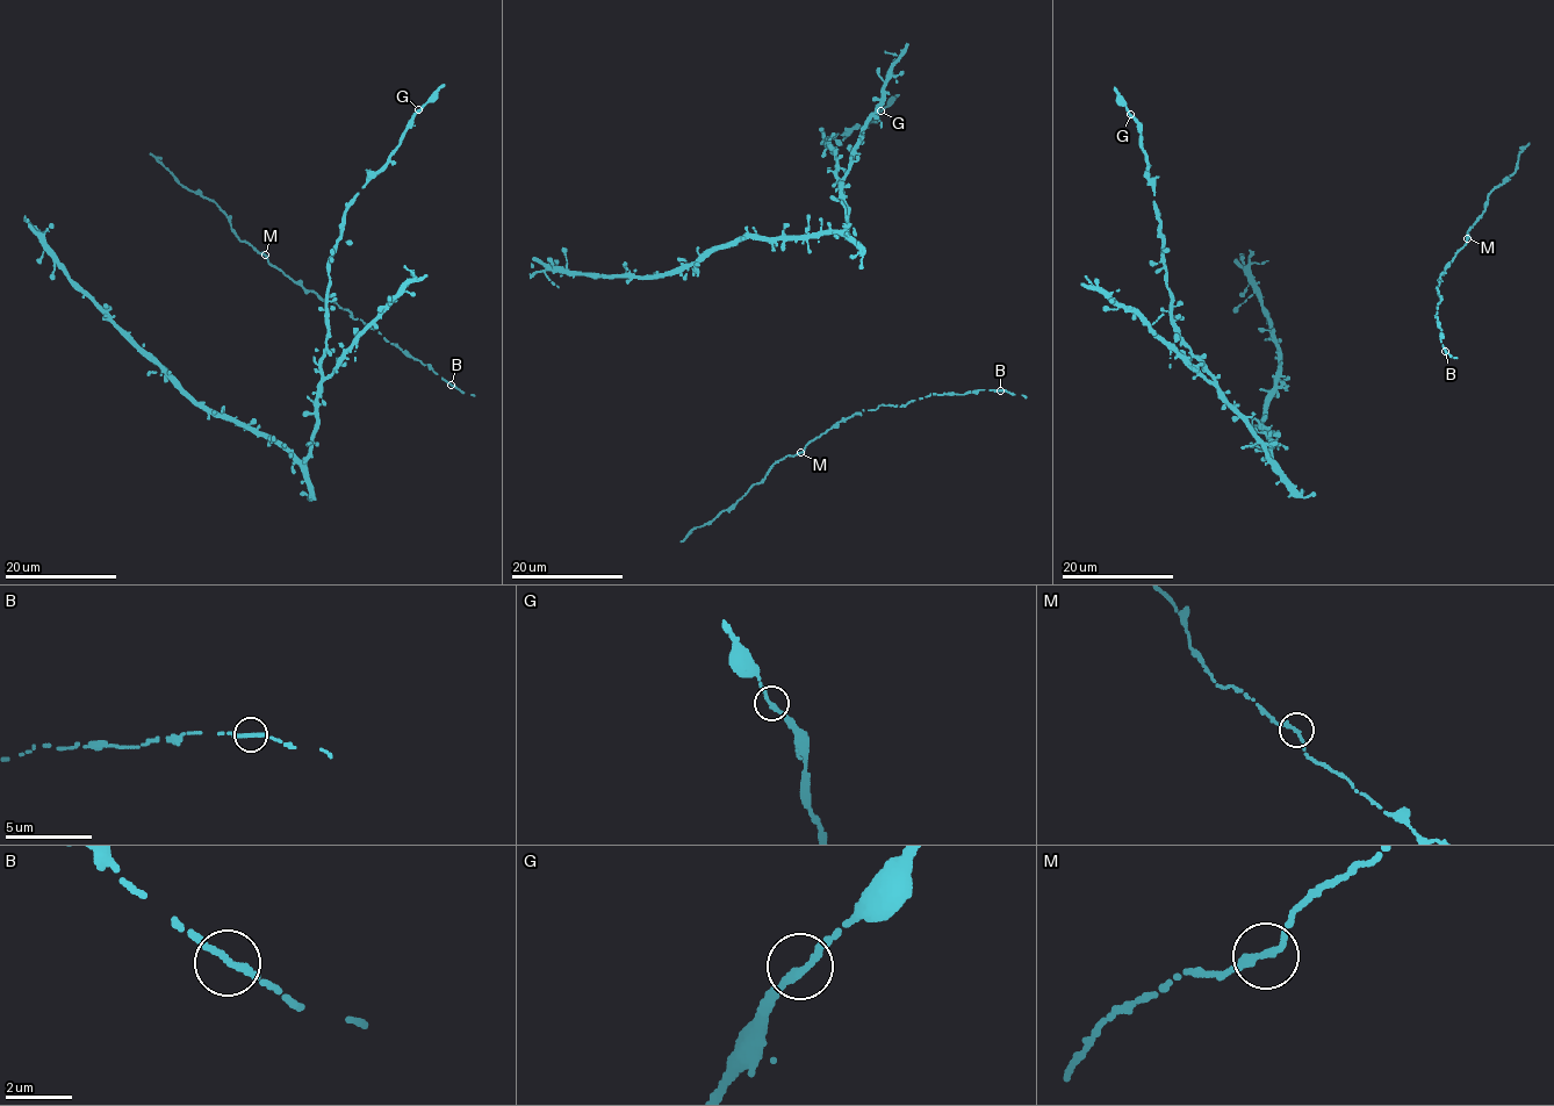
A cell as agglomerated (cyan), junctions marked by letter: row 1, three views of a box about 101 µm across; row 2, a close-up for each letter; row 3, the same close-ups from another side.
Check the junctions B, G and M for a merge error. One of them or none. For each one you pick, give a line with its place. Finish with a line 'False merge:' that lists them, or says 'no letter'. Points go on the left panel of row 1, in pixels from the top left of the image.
False merge: no letter

